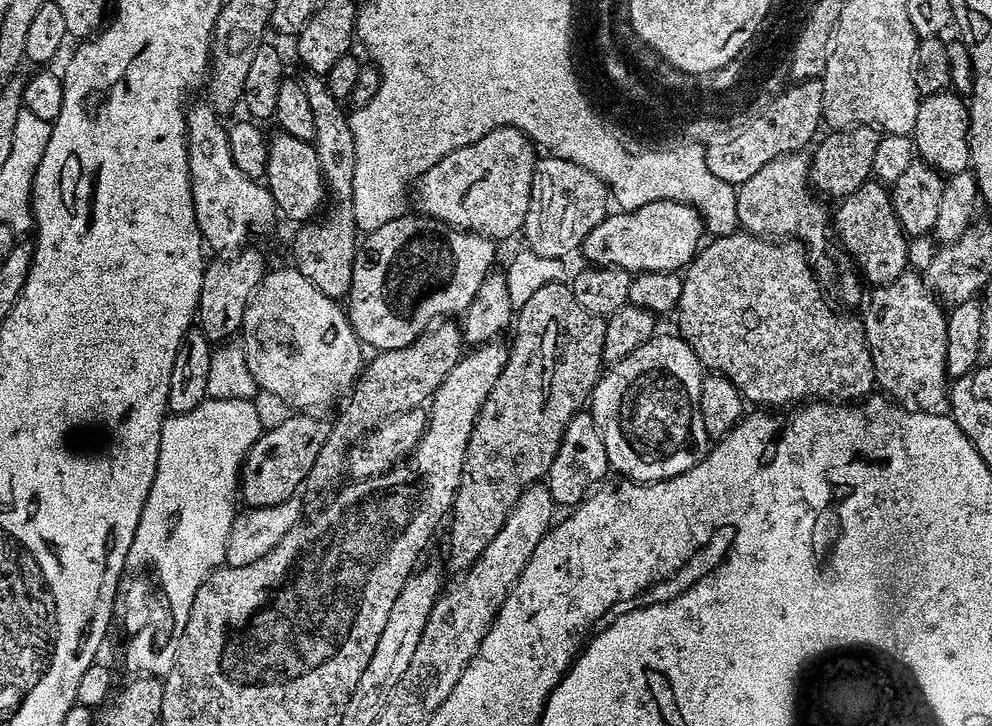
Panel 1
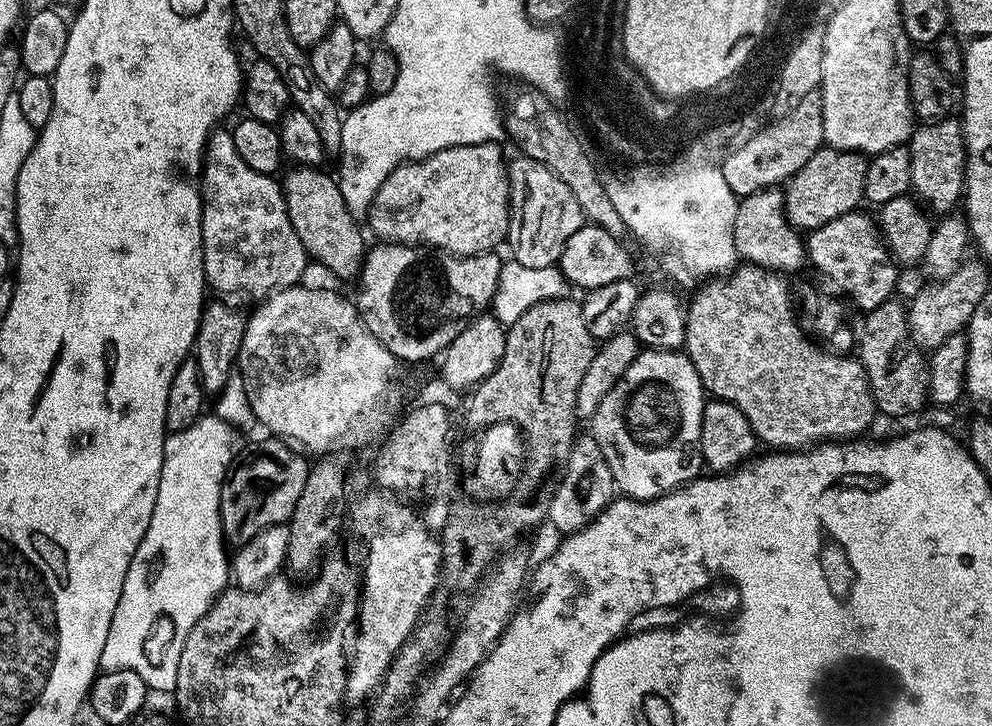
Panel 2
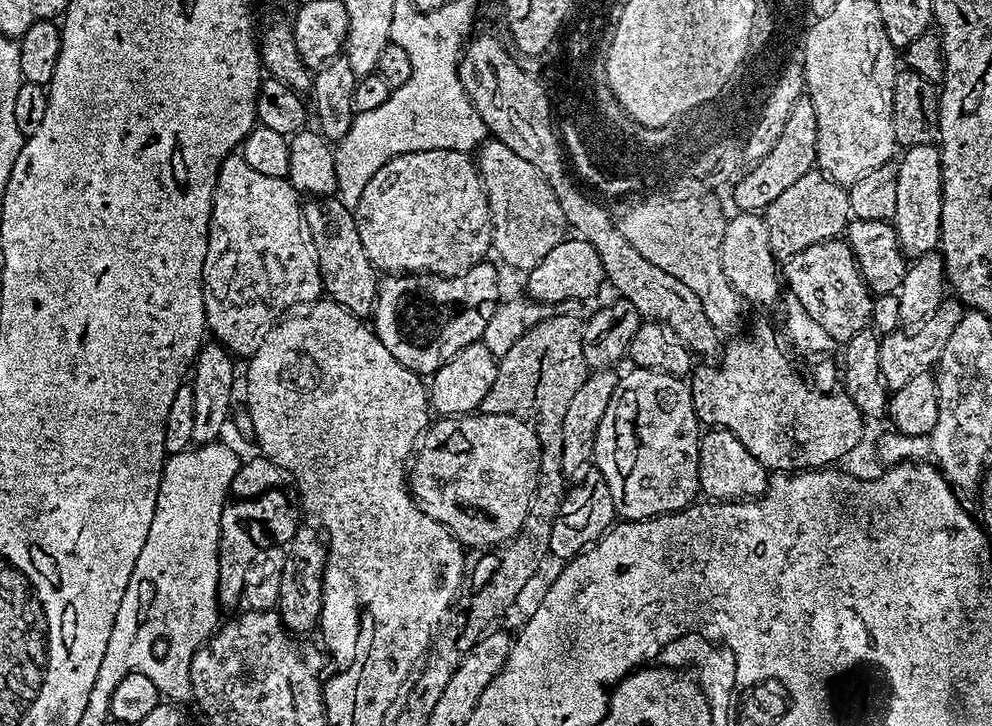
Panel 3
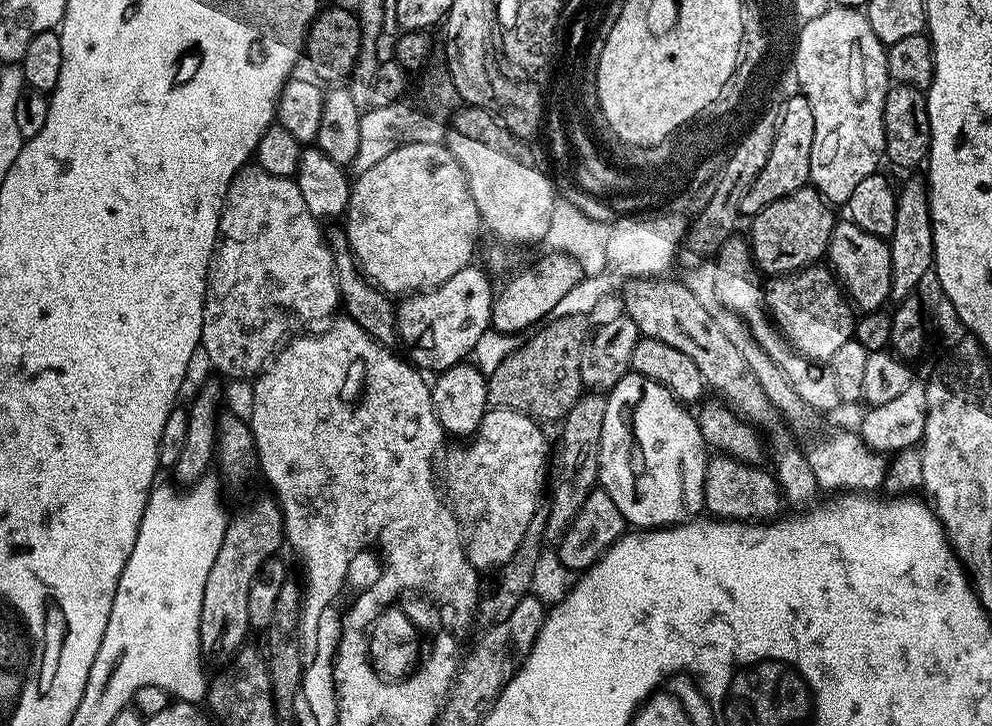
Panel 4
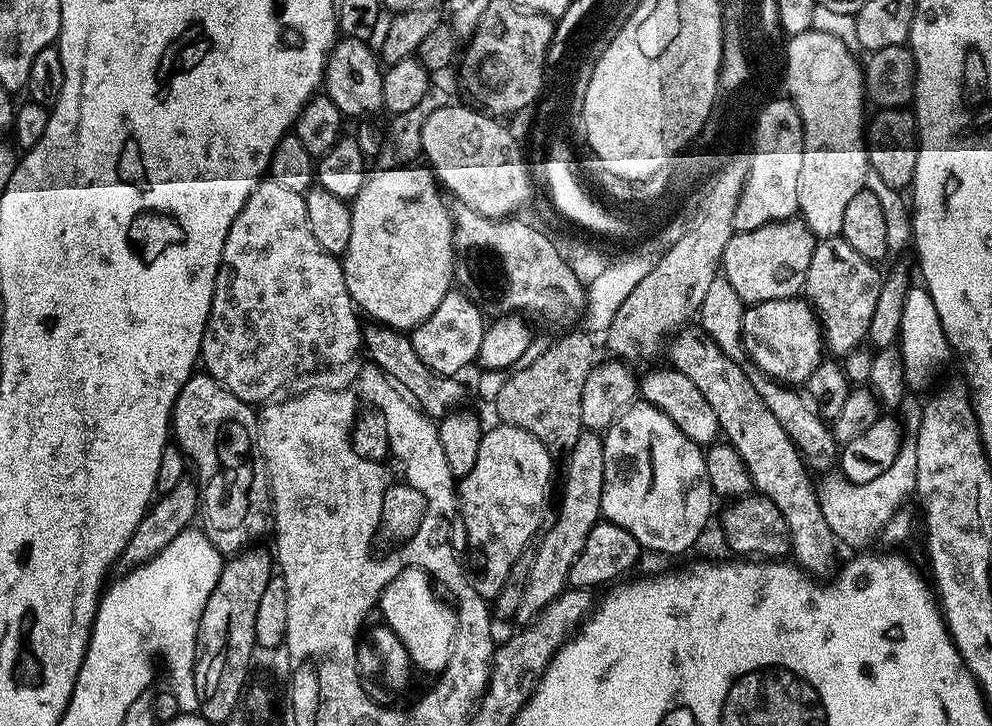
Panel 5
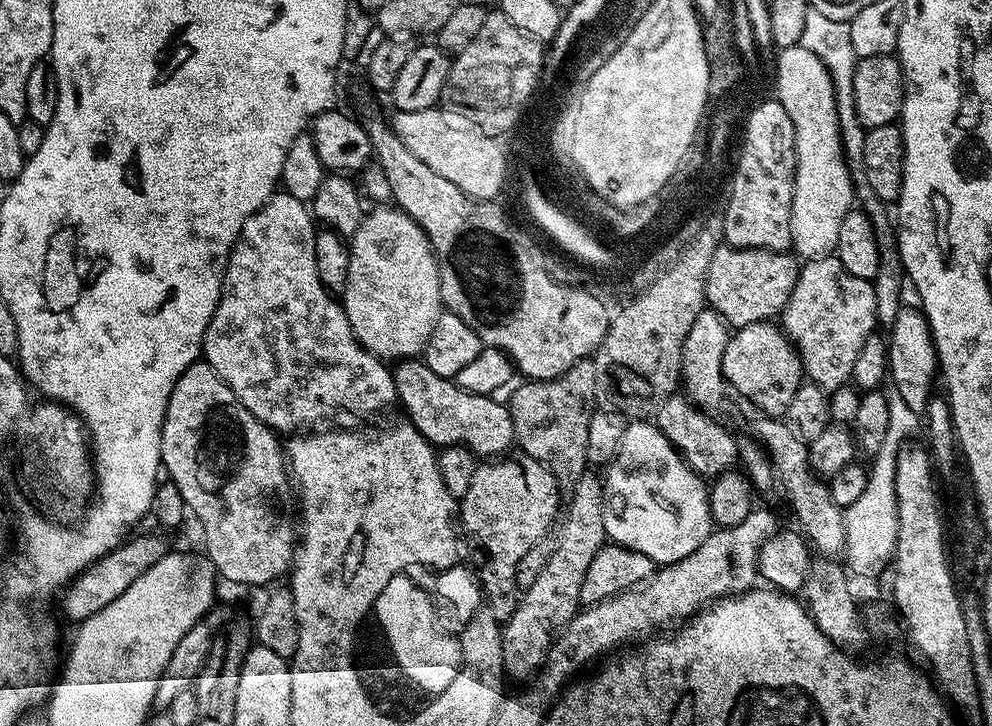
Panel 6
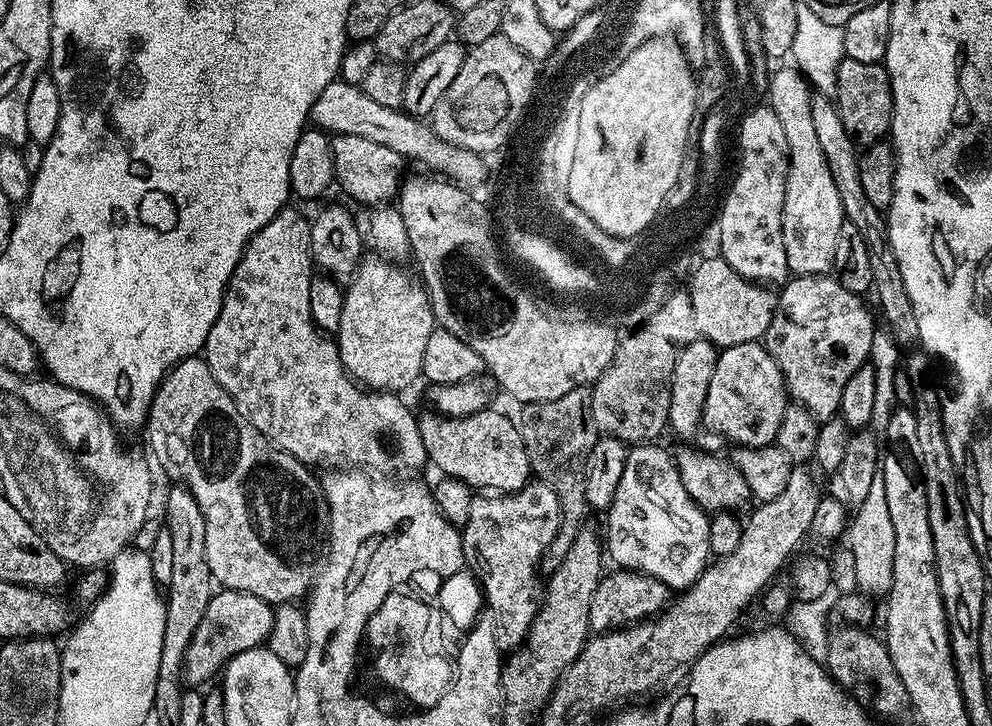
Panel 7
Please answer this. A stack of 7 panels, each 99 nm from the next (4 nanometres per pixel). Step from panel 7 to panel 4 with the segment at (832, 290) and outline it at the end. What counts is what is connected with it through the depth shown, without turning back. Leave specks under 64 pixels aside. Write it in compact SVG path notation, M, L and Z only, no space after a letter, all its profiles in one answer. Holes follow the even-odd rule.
M847 218L837 219L832 225L832 233L828 239L826 253L827 263L834 273L847 299L861 313L879 313L884 303L889 303L890 297L890 250L888 240L866 234L858 225Z

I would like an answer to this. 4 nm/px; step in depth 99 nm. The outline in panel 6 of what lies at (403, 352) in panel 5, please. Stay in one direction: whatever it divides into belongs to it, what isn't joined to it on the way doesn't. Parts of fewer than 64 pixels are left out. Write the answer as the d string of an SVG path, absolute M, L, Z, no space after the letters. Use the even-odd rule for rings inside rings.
M420 358L399 361L392 368L392 377L399 407L404 407L404 412L408 415L405 416L407 423L415 426L418 434L422 434L422 438L426 438L437 449L459 446L468 448L477 458L500 458L511 449L508 448L511 444L513 447L516 431L507 404L498 405L489 395L470 393L460 388L455 379L434 374L434 370L430 370L430 366Z

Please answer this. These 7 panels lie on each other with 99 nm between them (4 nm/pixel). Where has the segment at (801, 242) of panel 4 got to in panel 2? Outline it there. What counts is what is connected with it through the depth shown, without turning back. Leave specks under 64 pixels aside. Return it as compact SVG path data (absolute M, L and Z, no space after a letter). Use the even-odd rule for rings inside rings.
M821 146L787 181L784 193L784 216L797 230L811 230L834 222L847 212L857 211L864 200L864 179L868 160L859 152L839 152L837 148Z

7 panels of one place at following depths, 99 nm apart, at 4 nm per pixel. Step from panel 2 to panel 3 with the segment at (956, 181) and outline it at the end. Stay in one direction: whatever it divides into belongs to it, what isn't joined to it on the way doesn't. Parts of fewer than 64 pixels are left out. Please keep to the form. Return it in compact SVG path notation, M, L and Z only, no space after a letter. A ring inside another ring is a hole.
M923 144L904 148L896 164L898 170L898 191L896 209L891 223L894 225L900 246L908 258L924 256L935 252L940 246L942 230L942 158L936 144Z

